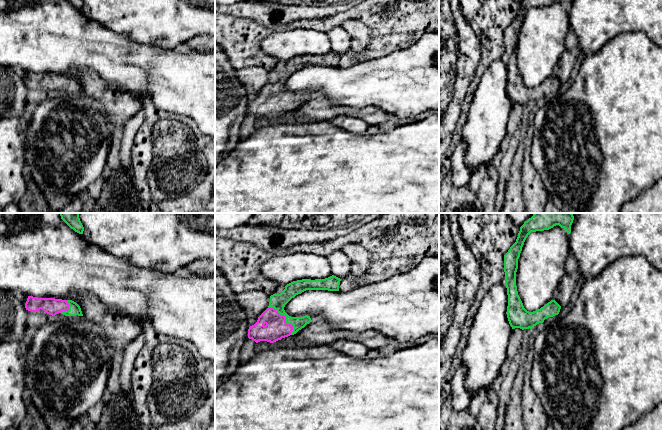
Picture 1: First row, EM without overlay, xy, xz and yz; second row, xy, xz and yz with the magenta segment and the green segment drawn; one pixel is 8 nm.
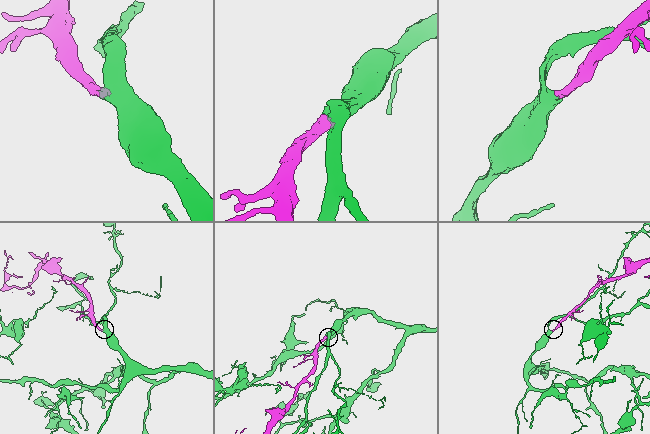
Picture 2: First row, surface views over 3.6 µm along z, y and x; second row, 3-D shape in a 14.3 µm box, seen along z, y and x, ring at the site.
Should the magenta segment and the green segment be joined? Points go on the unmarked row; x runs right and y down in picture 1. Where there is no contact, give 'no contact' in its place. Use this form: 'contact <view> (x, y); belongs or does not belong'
contact xz (285, 94); belongs

